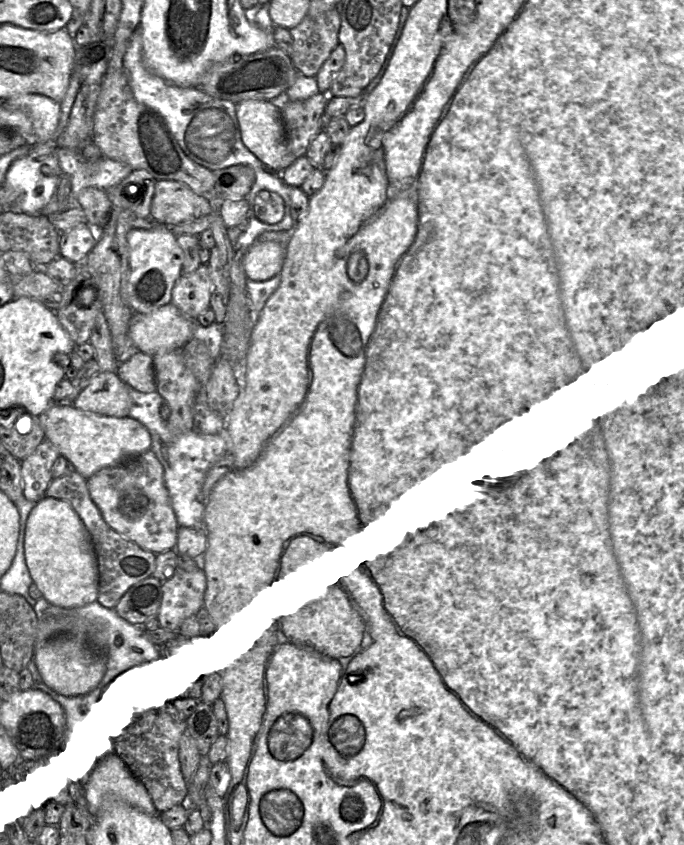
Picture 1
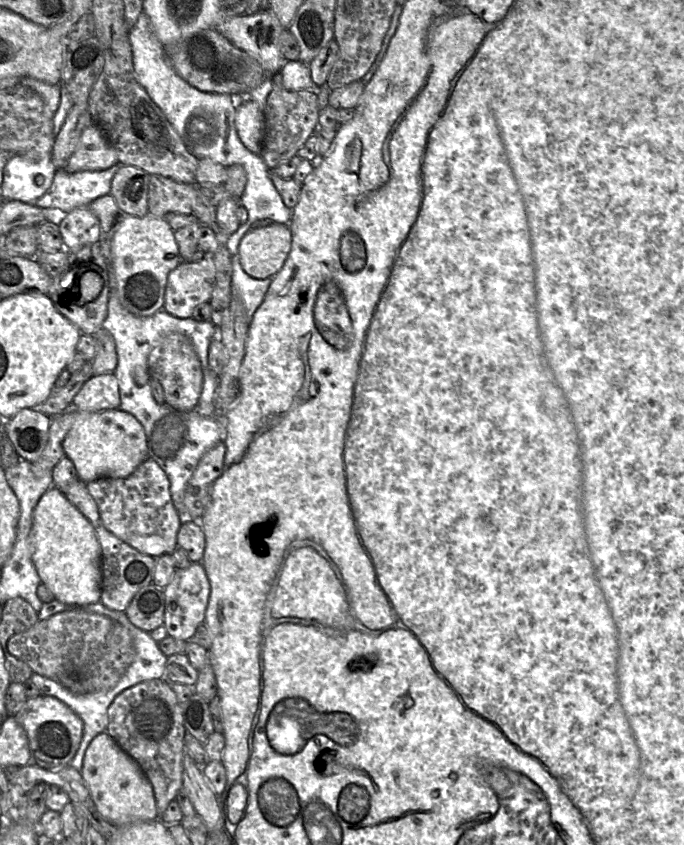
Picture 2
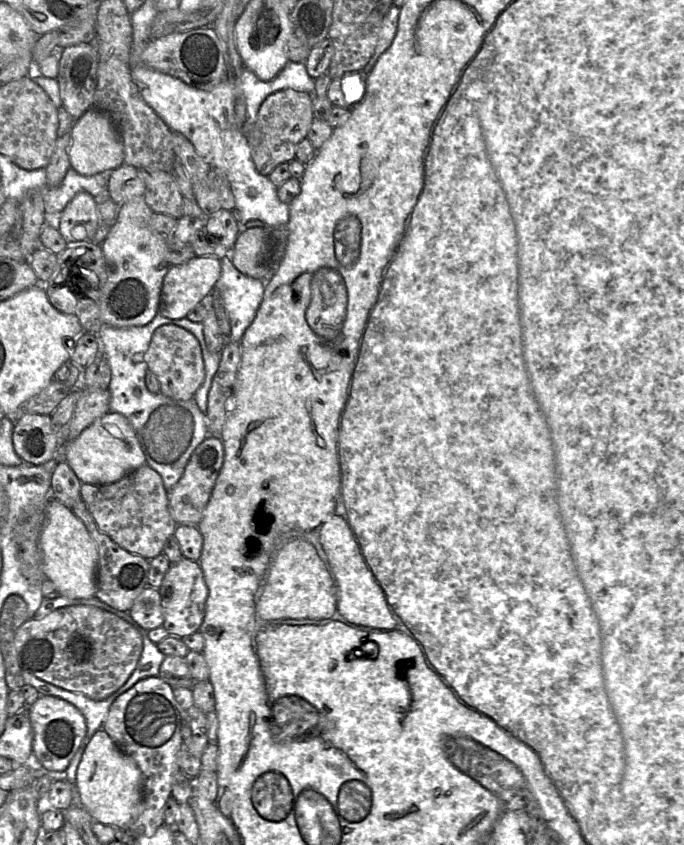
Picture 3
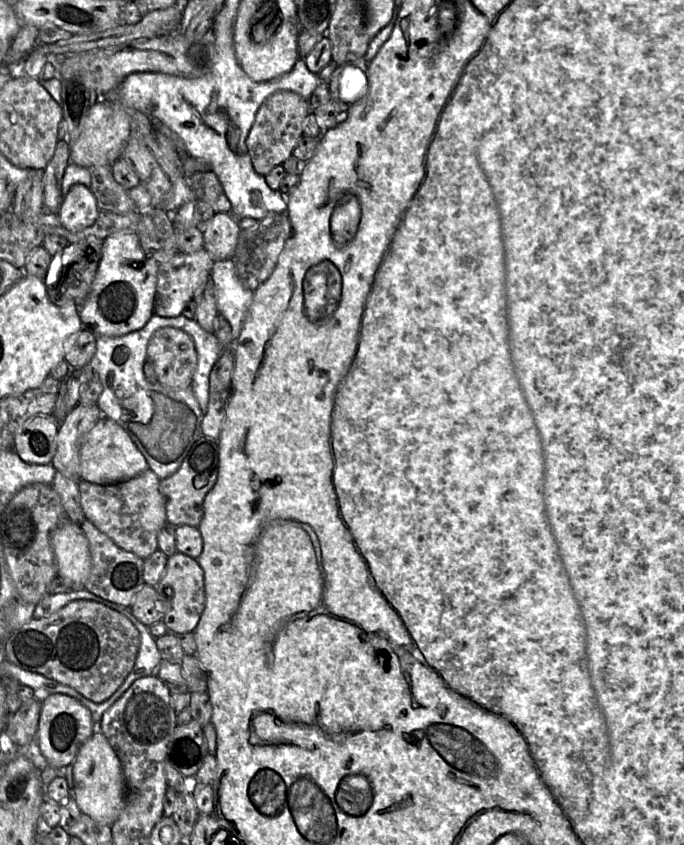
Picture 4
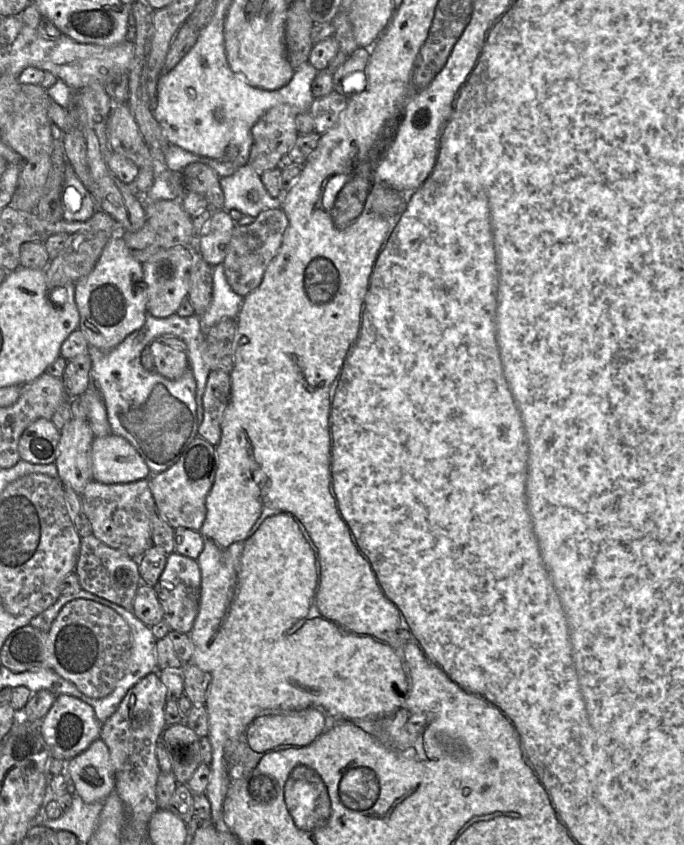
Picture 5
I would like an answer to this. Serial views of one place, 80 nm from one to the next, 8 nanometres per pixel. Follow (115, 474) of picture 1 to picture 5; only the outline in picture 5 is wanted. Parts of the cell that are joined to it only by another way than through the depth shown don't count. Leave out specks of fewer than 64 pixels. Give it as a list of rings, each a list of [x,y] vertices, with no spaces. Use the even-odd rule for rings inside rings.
[[[149,480],[104,484],[90,481],[81,493],[82,508],[87,516],[92,534],[107,546],[120,550],[134,559],[153,546],[151,516],[156,505],[149,488]]]

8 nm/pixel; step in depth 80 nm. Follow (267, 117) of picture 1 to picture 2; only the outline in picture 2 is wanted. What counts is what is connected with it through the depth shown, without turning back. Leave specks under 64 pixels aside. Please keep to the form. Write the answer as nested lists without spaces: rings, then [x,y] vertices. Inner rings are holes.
[[[245,99],[236,105],[235,125],[244,146],[260,155],[265,135],[265,119],[264,112],[256,102]]]

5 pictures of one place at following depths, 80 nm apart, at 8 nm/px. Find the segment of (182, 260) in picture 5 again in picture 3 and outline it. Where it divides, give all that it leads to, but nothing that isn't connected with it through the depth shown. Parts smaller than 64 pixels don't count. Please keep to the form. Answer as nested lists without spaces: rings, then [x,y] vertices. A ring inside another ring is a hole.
[[[195,256],[186,263],[171,265],[163,279],[158,313],[170,319],[185,318],[191,309],[212,293],[220,275],[221,261],[218,256]]]

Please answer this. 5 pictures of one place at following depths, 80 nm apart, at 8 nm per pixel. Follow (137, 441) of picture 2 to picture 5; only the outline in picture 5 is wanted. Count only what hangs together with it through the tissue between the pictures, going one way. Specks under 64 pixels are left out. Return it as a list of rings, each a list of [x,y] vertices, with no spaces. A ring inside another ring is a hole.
[[[112,433],[92,441],[93,480],[127,483],[148,479],[151,472],[136,449],[123,437]]]

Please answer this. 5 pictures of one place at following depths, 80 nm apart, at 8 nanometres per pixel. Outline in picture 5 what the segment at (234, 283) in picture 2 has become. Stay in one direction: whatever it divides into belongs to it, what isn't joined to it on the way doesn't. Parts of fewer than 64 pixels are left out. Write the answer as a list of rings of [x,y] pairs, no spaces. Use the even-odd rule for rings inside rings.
[[[223,264],[212,269],[212,299],[206,311],[199,317],[203,334],[207,335],[213,325],[222,318],[237,319],[244,297],[236,294],[228,284]]]

